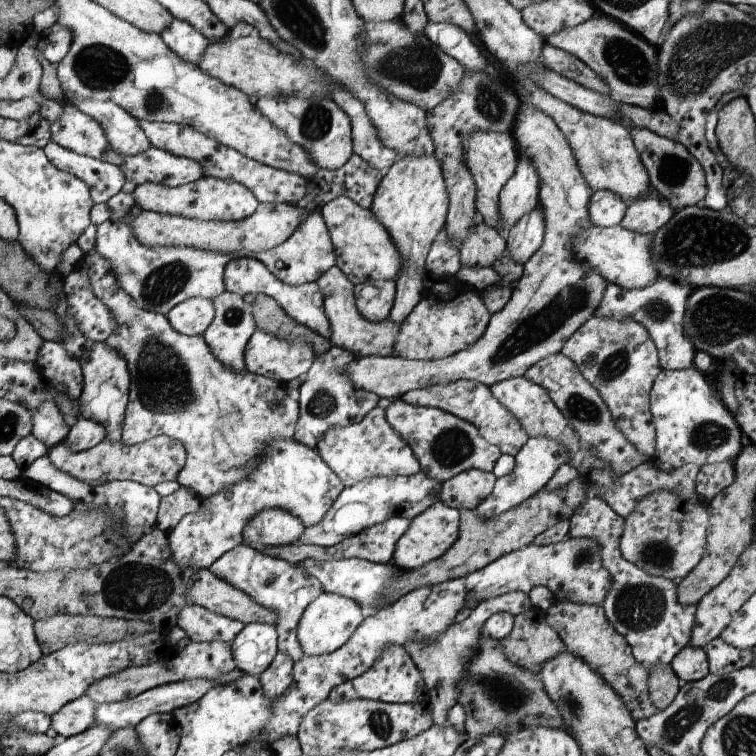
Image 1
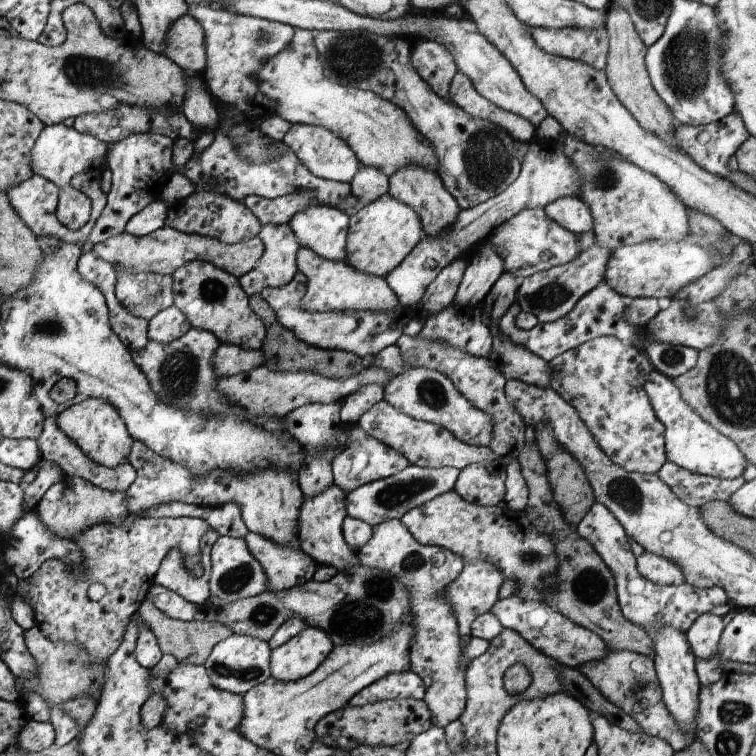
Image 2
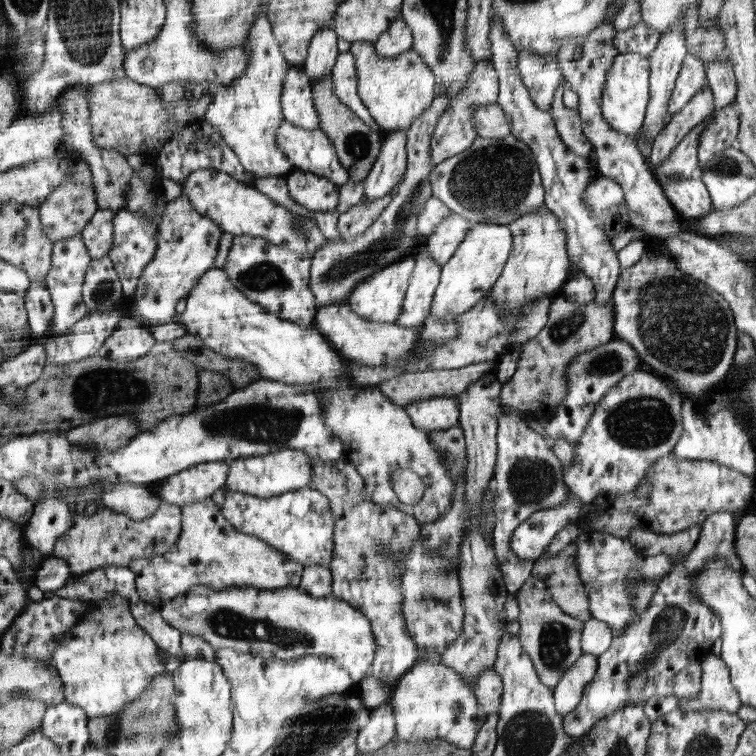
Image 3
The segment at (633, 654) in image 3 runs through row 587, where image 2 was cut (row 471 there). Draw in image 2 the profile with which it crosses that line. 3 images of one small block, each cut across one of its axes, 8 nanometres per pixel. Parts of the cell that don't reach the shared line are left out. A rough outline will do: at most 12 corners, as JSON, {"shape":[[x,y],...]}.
{"shape":[[669,460],[655,475],[684,504],[727,501],[741,476],[688,472]]}

